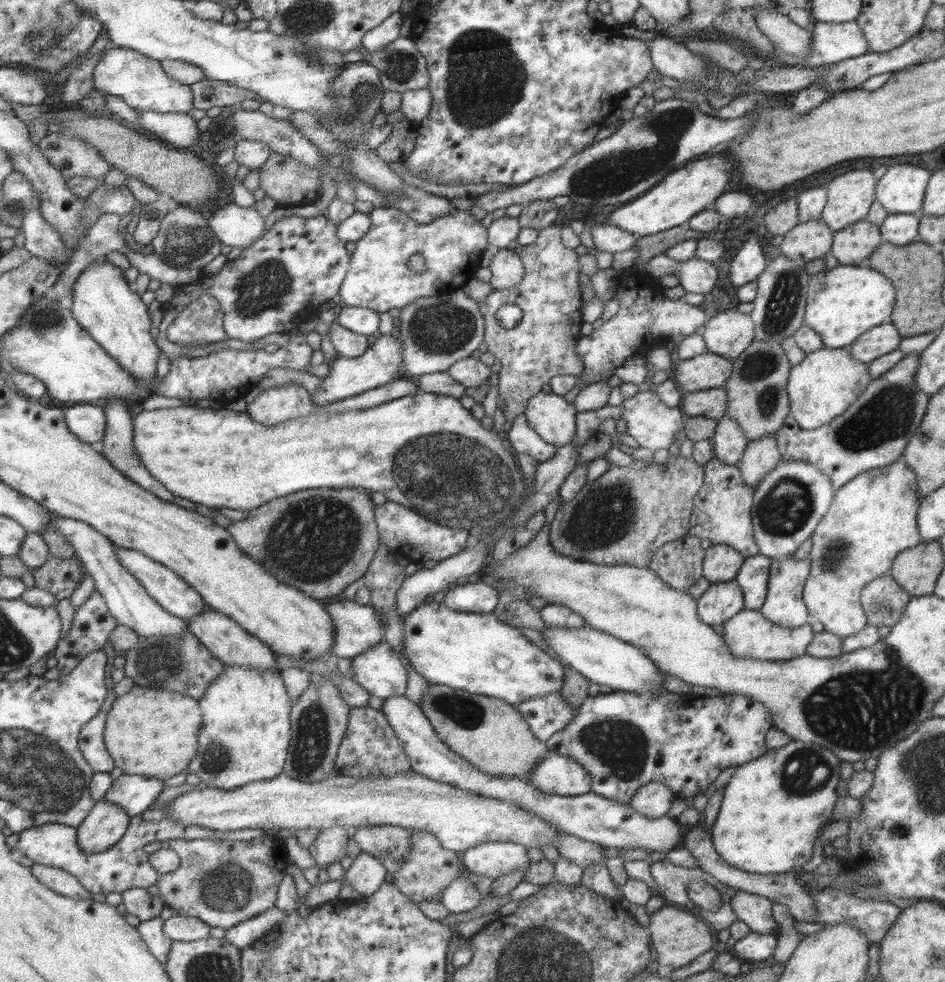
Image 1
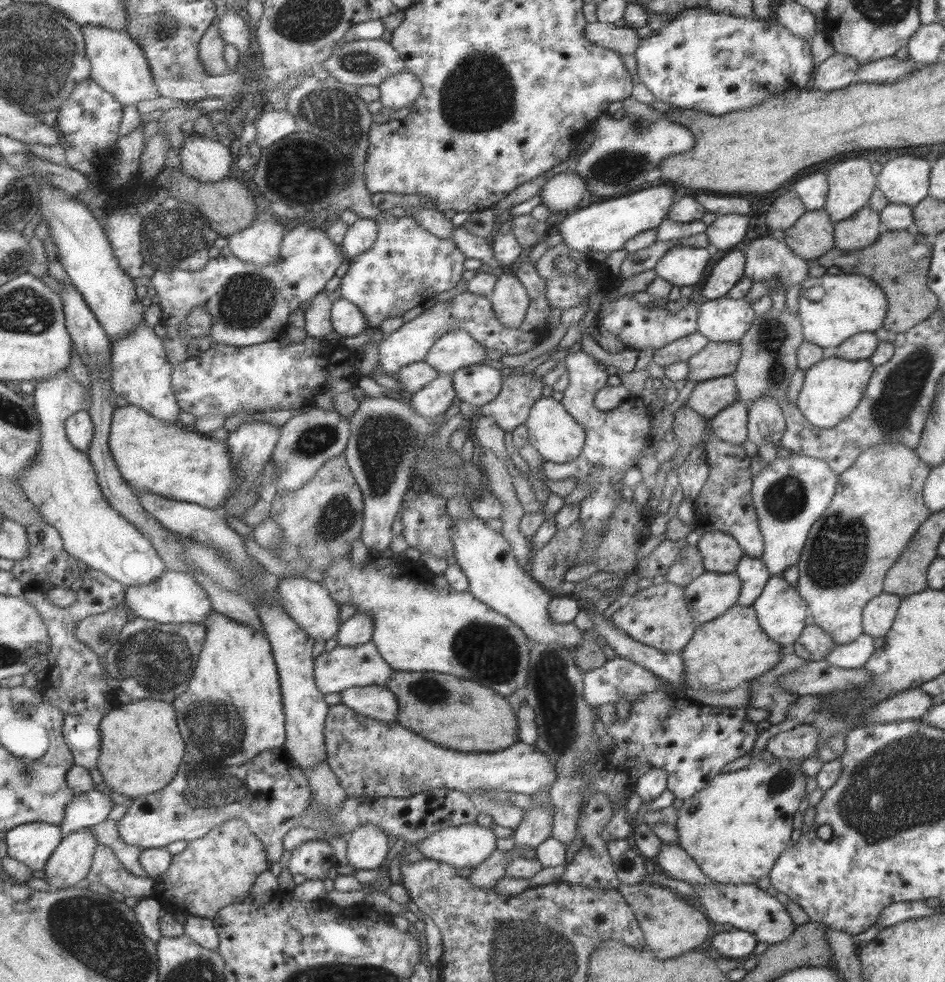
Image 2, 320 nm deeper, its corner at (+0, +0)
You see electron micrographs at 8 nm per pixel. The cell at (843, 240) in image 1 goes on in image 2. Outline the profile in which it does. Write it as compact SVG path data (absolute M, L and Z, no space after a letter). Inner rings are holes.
M868 205L857 209L853 216L834 223L834 247L854 251L877 240L880 235L878 212Z

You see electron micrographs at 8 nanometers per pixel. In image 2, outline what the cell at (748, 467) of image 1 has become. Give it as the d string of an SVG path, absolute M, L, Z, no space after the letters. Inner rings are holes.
M759 397L748 406L747 439L762 451L771 451L779 446L785 427L784 416L777 399Z

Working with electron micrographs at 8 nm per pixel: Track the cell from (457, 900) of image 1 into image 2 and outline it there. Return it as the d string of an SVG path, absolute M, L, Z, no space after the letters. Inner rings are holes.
M493 849L493 852L480 862L467 877L470 883L477 888L493 889L501 877L505 877L505 869L509 866L513 855Z

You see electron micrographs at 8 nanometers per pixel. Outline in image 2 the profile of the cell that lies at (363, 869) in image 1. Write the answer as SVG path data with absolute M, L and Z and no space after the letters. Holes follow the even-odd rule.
M374 824L357 826L346 837L346 859L355 869L371 870L385 860L391 845L389 836Z

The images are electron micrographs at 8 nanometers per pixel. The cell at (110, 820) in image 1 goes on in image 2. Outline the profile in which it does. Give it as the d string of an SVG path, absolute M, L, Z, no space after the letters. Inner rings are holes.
M89 826L64 838L44 868L44 878L51 890L75 887L86 880L98 844L97 837Z

